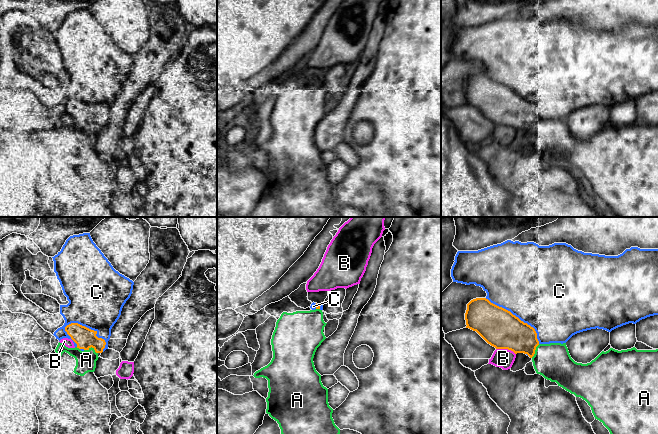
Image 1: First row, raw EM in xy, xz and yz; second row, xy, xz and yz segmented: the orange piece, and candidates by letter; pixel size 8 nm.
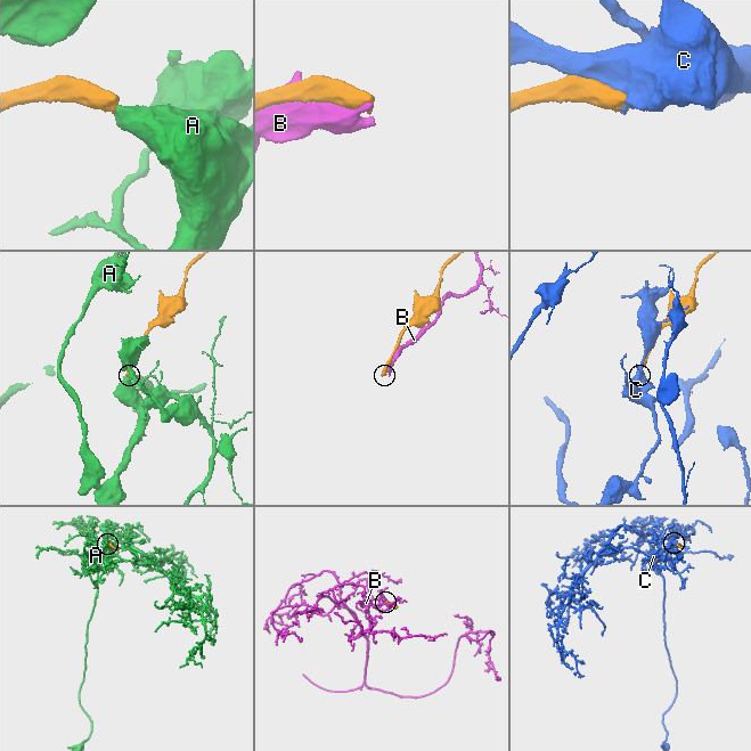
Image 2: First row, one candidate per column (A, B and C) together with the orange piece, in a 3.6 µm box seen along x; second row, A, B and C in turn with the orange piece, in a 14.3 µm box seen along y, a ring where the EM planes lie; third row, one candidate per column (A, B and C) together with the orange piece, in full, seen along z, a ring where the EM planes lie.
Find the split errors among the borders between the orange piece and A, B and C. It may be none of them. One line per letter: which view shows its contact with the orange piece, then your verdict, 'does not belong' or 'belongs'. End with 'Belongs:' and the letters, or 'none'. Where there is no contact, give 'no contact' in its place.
A: contact in xy; belongs
B: contact in yz; does not belong
C: contact in xy; does not belong
Belongs: A

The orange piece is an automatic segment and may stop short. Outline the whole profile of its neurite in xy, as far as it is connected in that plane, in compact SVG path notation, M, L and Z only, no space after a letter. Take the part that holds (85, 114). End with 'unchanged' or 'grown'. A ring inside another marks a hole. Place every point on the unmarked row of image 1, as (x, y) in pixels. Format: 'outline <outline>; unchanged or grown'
outline M71 99L65 103L65 107L77 120L75 124L68 124L62 119L58 119L55 128L62 132L64 128L74 133L76 142L74 149L84 152L88 148L94 148L98 130L103 128L106 118L96 112L97 107L91 106L78 99Z; grown

